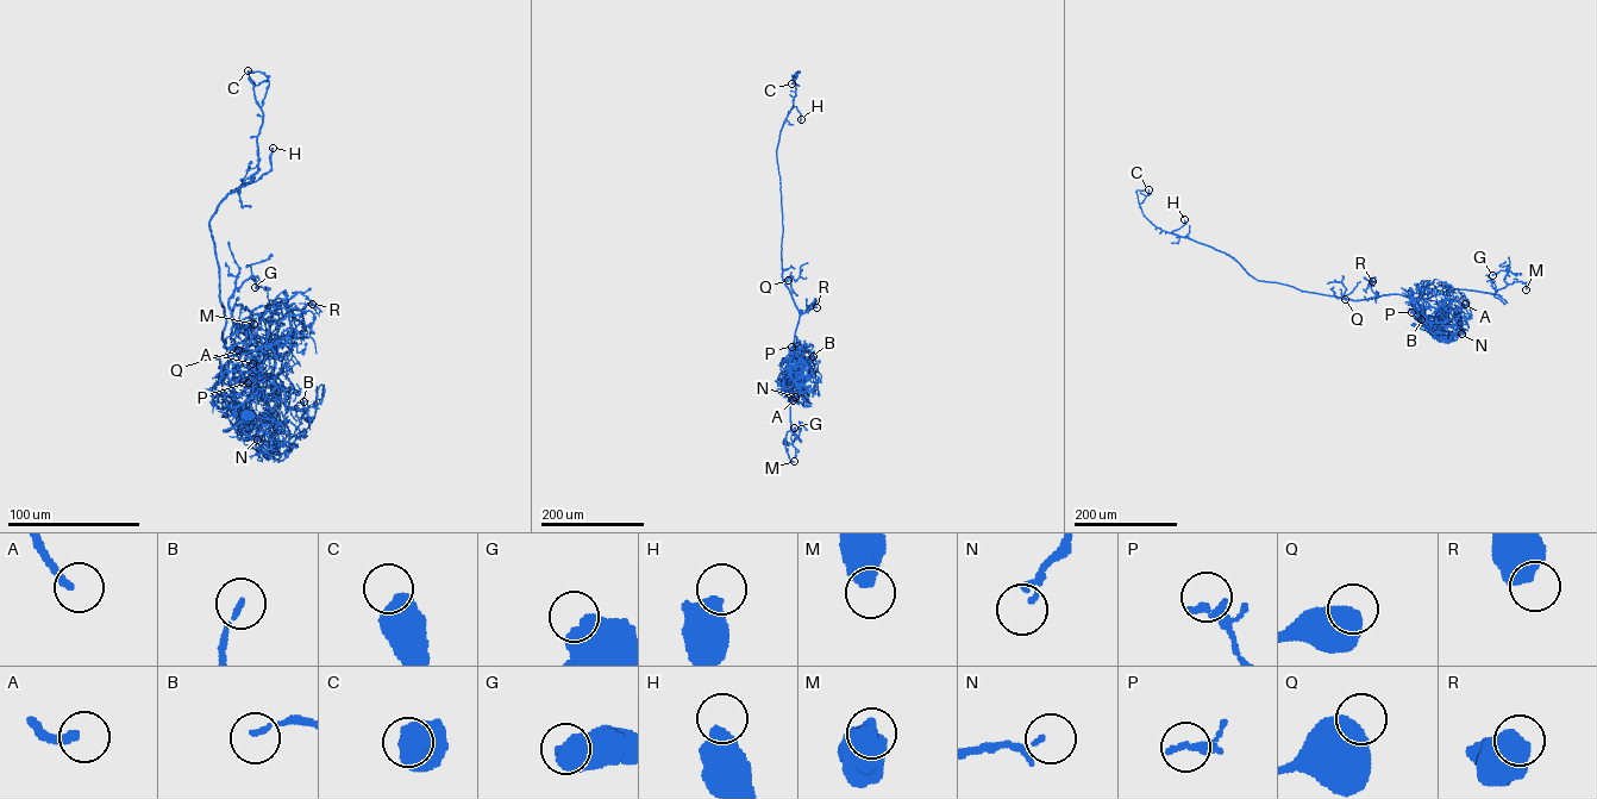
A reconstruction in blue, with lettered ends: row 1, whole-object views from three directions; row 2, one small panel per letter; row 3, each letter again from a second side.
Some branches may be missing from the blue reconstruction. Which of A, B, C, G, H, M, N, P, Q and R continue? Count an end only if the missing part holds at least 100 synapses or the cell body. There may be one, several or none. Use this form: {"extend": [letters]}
{"extend": []}

